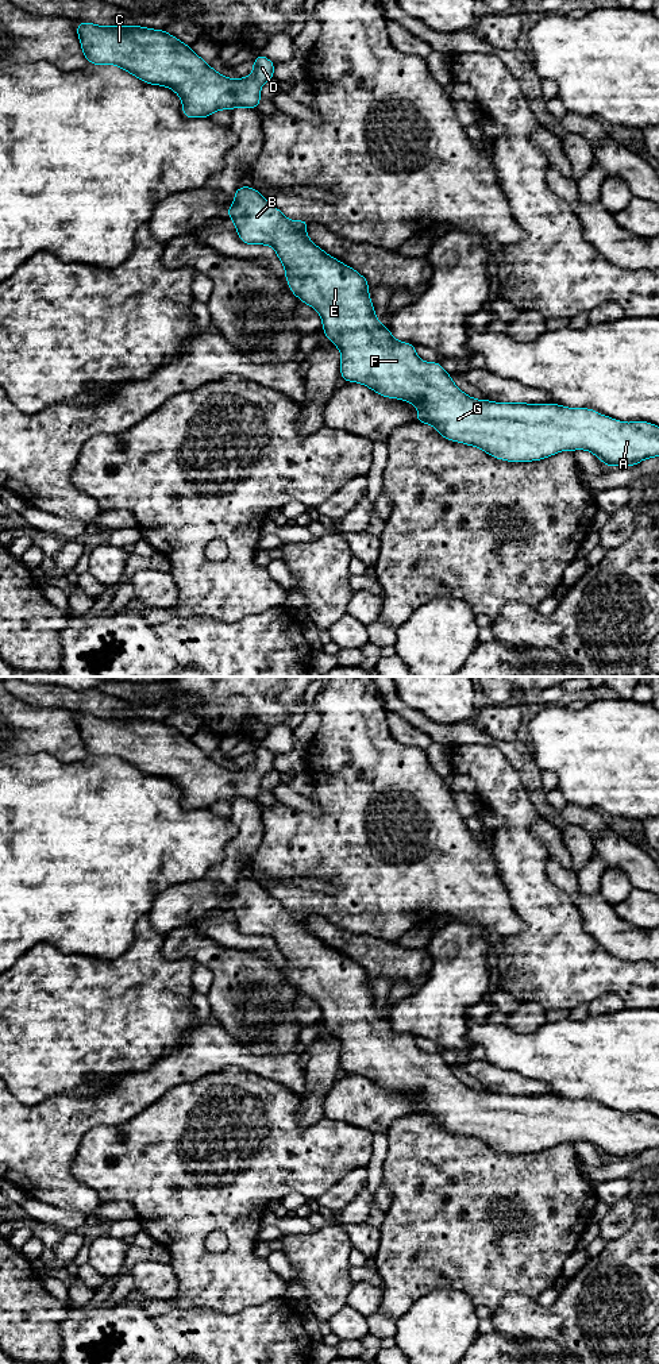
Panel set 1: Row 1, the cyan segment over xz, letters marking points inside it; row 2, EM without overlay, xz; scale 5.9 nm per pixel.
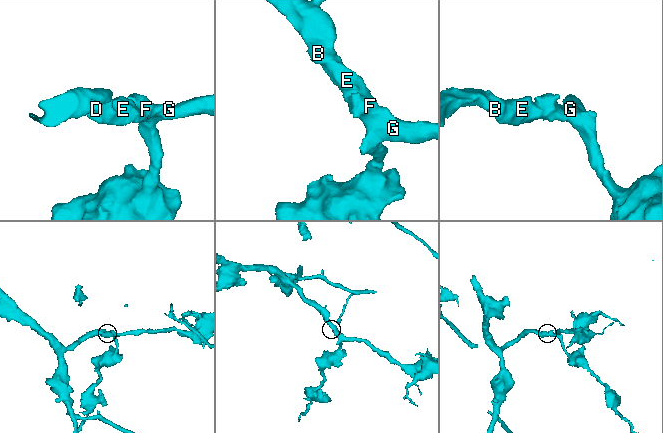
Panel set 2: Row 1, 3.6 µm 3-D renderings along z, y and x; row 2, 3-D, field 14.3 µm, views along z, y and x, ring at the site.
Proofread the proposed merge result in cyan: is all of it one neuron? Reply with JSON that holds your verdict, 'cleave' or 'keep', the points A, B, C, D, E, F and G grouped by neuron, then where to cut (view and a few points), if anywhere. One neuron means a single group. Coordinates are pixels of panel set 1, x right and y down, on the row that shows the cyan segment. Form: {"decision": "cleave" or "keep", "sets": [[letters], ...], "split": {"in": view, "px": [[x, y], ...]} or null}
{"decision": "keep", "sets": [["A", "B", "C", "D", "E", "F", "G"]], "split": null}

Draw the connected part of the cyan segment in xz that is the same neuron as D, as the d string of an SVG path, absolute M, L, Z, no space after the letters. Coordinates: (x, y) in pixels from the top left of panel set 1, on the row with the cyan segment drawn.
M81 22L76 27L84 57L90 65L116 65L146 84L162 85L174 90L182 101L186 119L209 117L219 109L236 107L257 109L261 86L274 77L274 62L259 54L253 63L253 73L240 80L228 78L215 72L190 46L182 43L165 30L140 26L96 26Z

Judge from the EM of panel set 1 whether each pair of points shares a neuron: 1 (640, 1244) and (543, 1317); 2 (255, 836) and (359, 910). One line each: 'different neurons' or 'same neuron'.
1: same neuron
2: different neurons

